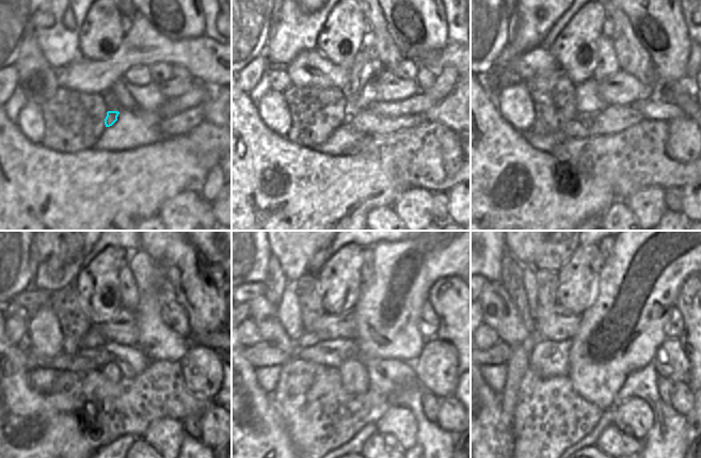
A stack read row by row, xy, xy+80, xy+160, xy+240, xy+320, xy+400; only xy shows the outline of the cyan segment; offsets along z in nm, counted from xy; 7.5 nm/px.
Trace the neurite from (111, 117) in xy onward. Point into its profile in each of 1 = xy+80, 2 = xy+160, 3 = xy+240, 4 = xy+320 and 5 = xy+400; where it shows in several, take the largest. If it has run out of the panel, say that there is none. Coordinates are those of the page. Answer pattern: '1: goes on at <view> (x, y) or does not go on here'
1: goes on at xy+80 (365, 66)
2: goes on at xy+160 (607, 65)
3: goes on at xy+240 (128, 289)
4: goes on at xy+320 (367, 265)
5: goes on at xy+400 (605, 252)

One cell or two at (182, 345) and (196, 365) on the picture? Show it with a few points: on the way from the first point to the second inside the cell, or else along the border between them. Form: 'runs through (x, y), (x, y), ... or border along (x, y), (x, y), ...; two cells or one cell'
border along (190, 344), (186, 354), (179, 361); two cells

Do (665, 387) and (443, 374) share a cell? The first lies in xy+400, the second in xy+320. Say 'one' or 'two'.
two

